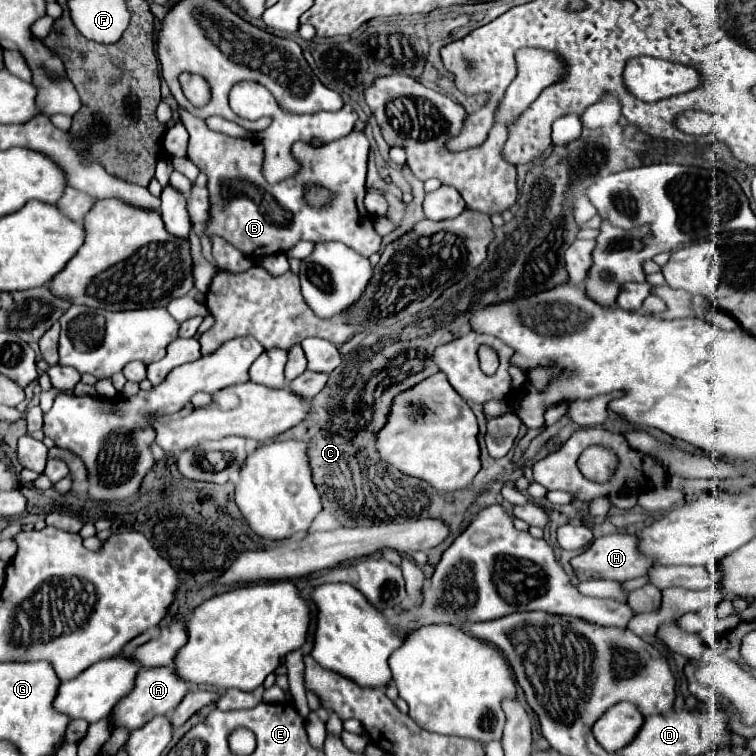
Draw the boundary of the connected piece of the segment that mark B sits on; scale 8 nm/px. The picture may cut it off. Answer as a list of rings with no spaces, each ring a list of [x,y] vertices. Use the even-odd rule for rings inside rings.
[[[181,113],[181,121],[189,131],[187,157],[199,167],[201,173],[209,175],[209,221],[205,223],[205,235],[219,235],[241,253],[259,259],[265,255],[285,253],[299,241],[341,241],[359,255],[373,255],[381,249],[381,237],[373,229],[373,221],[363,205],[365,197],[365,175],[369,141],[365,133],[353,131],[343,139],[331,141],[323,147],[311,147],[297,141],[293,155],[301,161],[297,177],[285,179],[277,185],[269,185],[261,175],[263,145],[253,139],[229,137],[219,131],[211,131],[201,119]],[[321,185],[331,191],[331,203],[325,207],[311,207],[305,199],[305,189]]]

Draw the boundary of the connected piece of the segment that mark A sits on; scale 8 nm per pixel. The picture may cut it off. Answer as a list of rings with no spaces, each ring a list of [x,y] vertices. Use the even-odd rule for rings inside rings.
[[[155,667],[155,669],[141,669],[137,673],[135,679],[135,687],[133,691],[129,691],[123,699],[117,701],[117,705],[111,711],[111,719],[115,727],[125,727],[129,731],[139,729],[141,725],[145,725],[147,721],[151,721],[157,715],[169,715],[177,703],[181,703],[181,699],[185,697],[185,693],[189,691],[187,683],[179,677],[173,675],[173,667]]]

